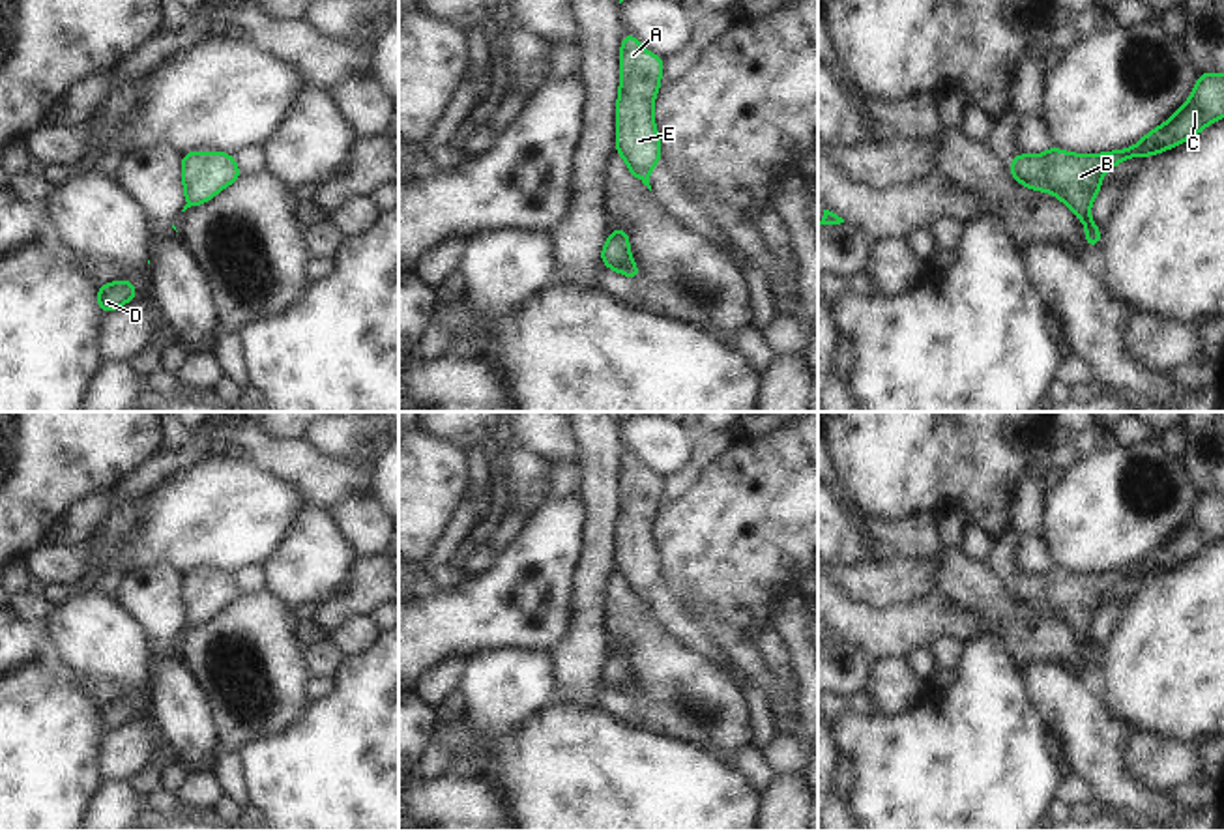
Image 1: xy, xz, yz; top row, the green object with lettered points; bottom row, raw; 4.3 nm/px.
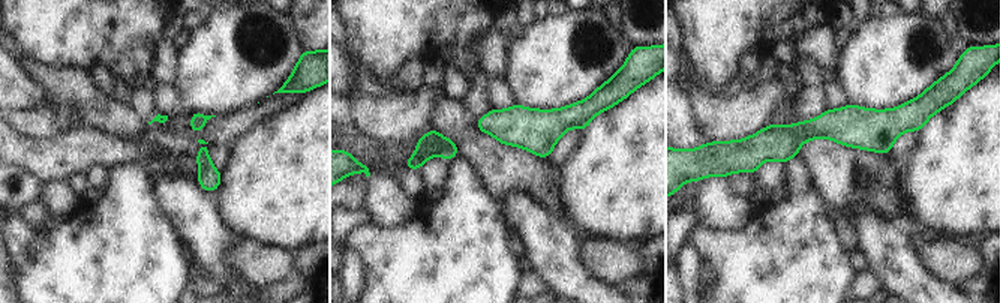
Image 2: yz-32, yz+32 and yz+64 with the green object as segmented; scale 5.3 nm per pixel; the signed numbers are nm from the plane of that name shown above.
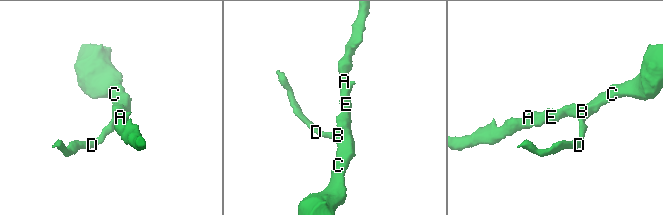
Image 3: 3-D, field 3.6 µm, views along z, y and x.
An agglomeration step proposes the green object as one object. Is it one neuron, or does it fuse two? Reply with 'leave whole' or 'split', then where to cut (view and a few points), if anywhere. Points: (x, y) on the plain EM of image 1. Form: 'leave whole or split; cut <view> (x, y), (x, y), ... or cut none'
leave whole; cut none

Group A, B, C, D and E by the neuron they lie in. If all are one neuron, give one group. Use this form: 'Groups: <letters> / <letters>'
Groups: A B C D E.

